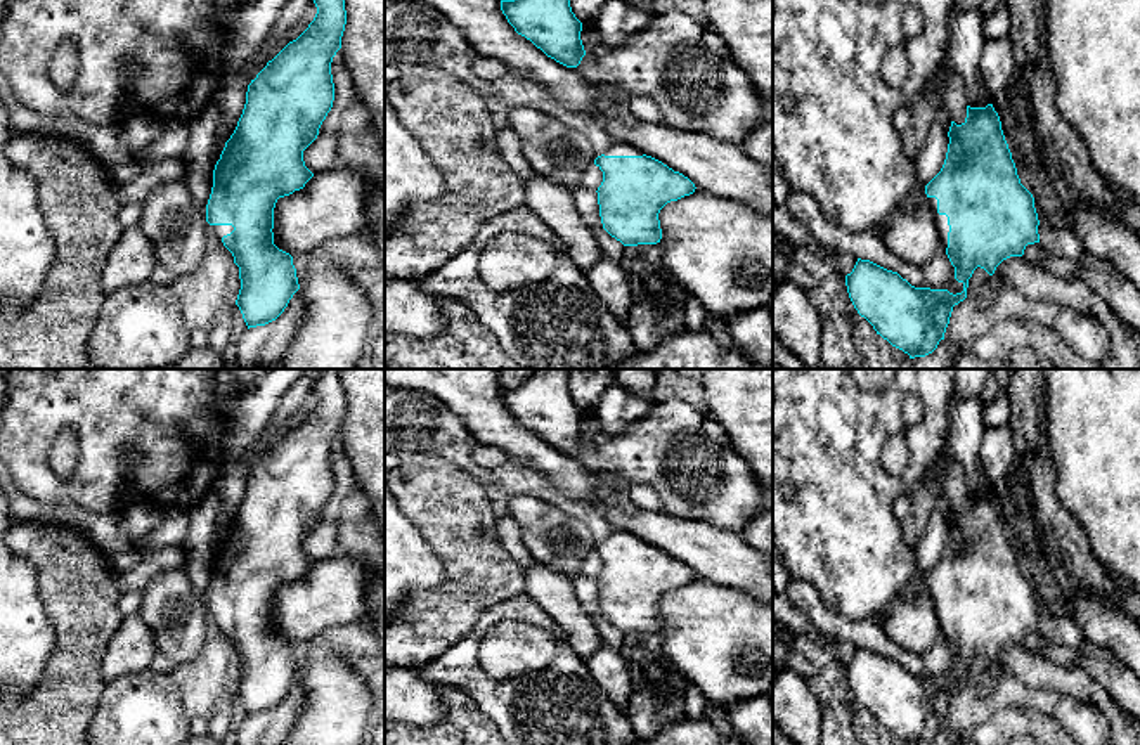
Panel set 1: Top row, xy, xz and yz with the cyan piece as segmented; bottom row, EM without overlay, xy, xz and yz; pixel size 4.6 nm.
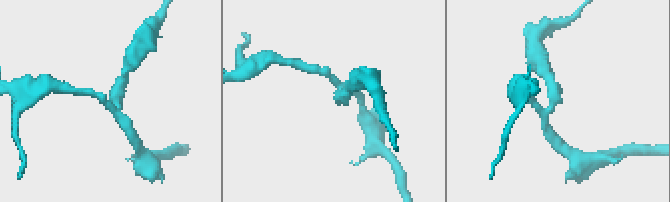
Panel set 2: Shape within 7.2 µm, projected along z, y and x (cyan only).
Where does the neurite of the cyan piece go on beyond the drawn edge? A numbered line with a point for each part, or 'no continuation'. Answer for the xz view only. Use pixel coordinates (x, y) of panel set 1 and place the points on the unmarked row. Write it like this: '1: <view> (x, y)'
1: xz (619, 536)

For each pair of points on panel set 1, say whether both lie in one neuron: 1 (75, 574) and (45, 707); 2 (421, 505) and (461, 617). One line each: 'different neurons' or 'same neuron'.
1: same neuron
2: same neuron

